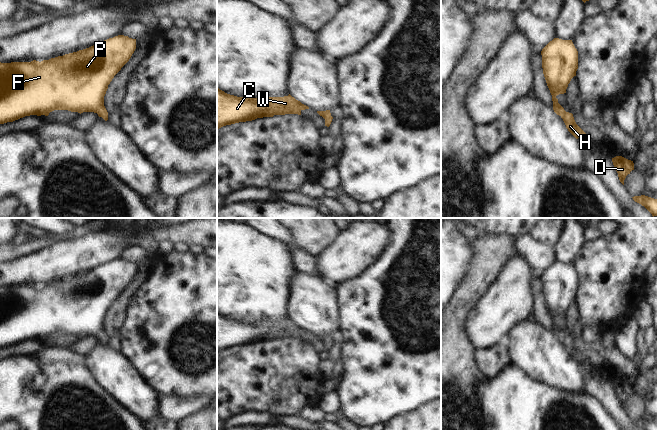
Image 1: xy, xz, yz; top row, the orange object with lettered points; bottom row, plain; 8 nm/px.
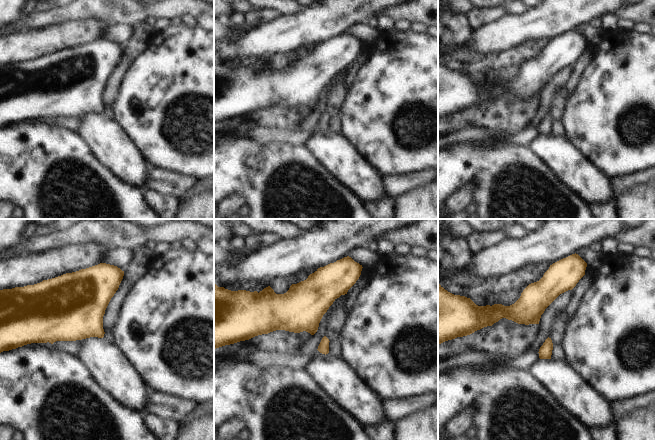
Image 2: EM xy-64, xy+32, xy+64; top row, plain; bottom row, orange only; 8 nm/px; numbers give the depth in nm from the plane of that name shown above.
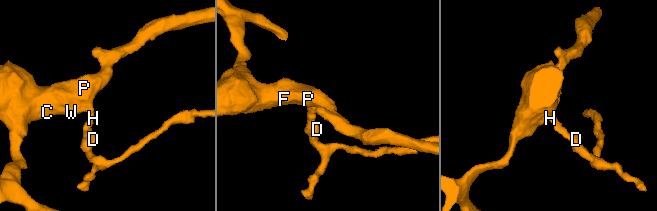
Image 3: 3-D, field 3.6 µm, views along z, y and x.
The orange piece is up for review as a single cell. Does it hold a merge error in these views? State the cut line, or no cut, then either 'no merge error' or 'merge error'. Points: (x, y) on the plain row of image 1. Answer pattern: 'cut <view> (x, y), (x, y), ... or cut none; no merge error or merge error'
cut none; no merge error

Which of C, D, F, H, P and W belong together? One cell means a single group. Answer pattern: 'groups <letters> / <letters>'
groups C D F H P W

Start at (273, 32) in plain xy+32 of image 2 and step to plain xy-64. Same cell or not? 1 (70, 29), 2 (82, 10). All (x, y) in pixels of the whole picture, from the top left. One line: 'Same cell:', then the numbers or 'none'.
Same cell: 1

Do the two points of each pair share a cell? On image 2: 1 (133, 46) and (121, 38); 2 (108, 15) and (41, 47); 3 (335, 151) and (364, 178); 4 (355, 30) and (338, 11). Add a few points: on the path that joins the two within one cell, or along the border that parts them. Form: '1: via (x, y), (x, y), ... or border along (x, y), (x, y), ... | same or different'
1: border along (131, 25), (131, 35), (124, 47) | different
2: border along (75, 20), (100, 19), (107, 24) | different
3: via (342, 158), (357, 173) | same
4: border along (361, 22), (355, 23), (347, 31) | different

